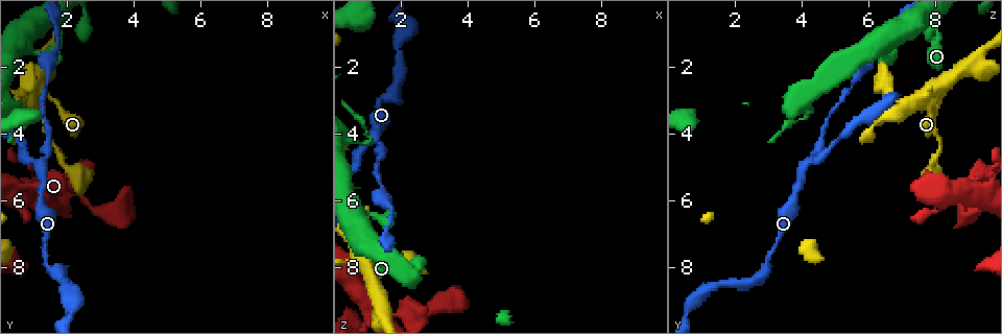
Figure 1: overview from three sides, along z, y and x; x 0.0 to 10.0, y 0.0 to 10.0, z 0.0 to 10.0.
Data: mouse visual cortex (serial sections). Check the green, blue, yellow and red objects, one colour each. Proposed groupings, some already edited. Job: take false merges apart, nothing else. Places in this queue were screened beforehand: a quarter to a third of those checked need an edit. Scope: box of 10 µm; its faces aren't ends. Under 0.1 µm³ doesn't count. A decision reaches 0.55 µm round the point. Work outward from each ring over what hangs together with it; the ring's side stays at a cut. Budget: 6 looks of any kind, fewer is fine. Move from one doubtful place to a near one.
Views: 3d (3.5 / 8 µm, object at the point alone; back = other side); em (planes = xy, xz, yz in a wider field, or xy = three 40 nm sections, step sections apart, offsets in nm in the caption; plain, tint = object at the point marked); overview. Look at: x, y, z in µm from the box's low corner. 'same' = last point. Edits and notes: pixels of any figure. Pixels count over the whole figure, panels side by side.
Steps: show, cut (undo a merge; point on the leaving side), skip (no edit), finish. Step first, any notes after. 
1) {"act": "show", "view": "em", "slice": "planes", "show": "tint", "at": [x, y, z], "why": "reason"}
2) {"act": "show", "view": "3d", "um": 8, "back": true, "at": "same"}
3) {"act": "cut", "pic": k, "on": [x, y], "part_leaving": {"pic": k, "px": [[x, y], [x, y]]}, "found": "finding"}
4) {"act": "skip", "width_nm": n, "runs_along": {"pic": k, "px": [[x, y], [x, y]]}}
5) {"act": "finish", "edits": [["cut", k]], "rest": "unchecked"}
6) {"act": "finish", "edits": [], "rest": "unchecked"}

{"act": "show", "view": "3d", "um": 3.5, "at": [3.60, 6.30, 9.10], "why": "sharp bend"}

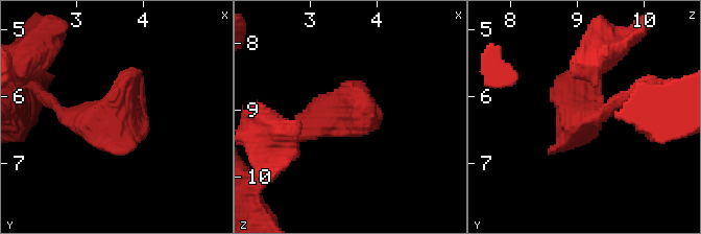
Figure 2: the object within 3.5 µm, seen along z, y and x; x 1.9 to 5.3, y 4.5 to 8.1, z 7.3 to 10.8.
{"act": "show", "view": "em", "slice": "xy", "step": 3, "show": "tint", "at": [3.65, 6.20, 9.10], "why": "need the tissue"}

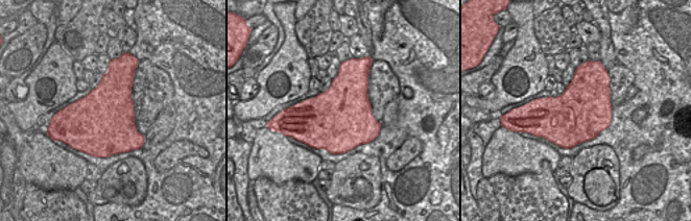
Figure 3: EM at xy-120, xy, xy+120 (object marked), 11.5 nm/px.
{"act": "show", "view": "em", "slice": "xy", "step": 2, "show": "tint", "at": "same"}

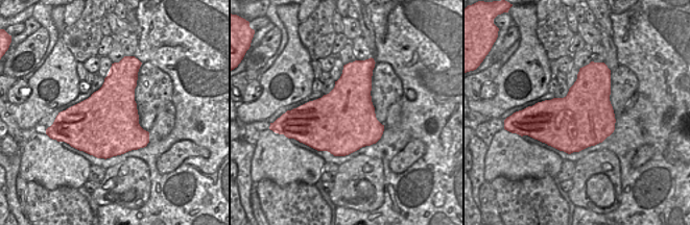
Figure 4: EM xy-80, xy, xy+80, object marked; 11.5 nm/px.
{"act": "skip", "found": "continuous, no second cell"}

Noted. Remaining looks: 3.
{"act": "show", "view": "3d", "um": 3.5, "at": [1.30, 4.85, 4.25], "why": "arms part here"}

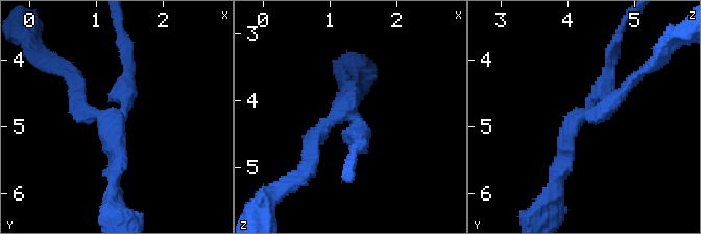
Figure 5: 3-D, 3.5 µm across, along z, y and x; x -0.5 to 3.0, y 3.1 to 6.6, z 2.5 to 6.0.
{"act": "show", "view": "em", "slice": "xy", "step": 5, "show": "tint", "at": [1.25, 4.85, 4.20], "arms": 3, "arm_widths_nm": [250, 250, 250]}

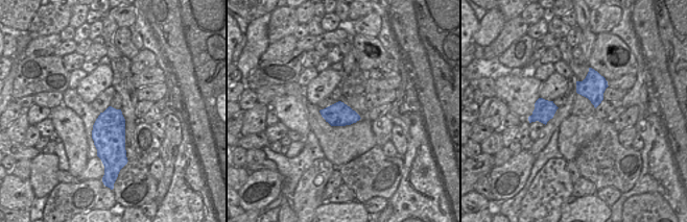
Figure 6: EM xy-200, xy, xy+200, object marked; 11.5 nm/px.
{"act": "skip", "runs_along": {"pic": 5, "px": [[558, 176], [611, 57]]}, "found": "one cell here"}

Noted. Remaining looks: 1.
{"act": "finish", "edits": [], "rest": "unchecked"}

